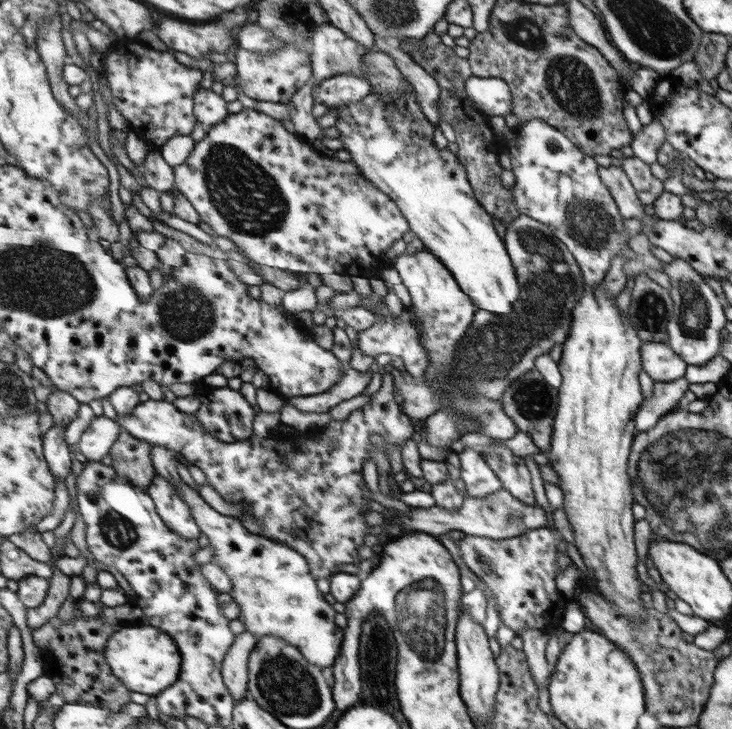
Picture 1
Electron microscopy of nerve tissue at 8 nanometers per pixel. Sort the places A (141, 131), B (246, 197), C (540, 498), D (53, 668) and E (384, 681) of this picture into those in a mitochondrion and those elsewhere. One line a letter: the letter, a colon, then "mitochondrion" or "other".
A: other
B: mitochondrion
C: other
D: other
E: other

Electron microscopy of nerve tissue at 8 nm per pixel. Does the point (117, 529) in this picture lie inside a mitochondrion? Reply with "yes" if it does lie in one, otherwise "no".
yes

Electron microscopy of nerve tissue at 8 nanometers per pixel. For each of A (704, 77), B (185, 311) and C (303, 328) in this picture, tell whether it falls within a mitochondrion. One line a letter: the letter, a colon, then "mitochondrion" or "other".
A: other
B: mitochondrion
C: other

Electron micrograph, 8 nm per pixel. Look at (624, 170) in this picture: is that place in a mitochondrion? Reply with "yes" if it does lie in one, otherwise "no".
no

